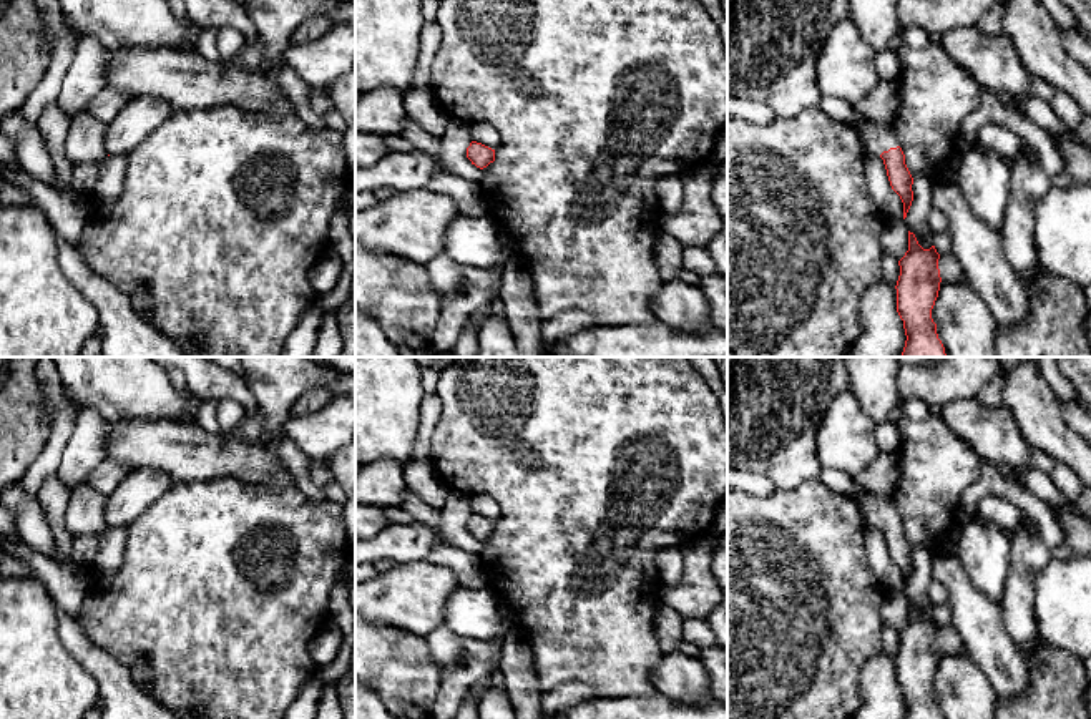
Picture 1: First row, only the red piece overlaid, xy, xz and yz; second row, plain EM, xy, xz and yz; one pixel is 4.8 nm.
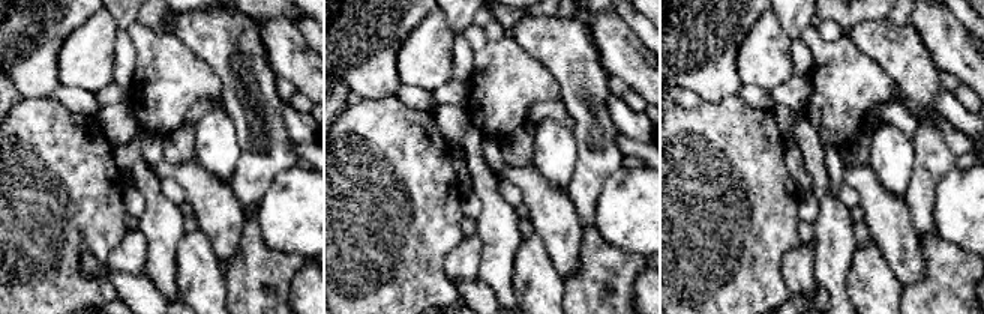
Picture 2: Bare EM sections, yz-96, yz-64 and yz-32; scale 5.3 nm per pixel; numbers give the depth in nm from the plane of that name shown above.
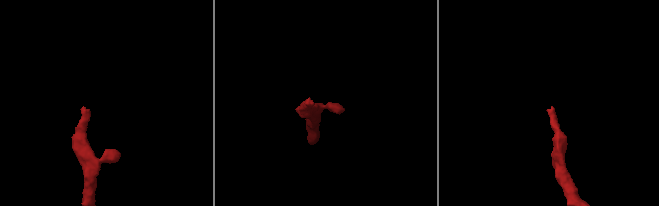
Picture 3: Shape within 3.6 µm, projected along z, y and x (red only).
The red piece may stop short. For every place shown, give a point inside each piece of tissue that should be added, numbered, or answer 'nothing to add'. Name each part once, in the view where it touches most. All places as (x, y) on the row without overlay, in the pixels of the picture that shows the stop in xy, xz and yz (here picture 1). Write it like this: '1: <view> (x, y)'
1: yz (875, 508)

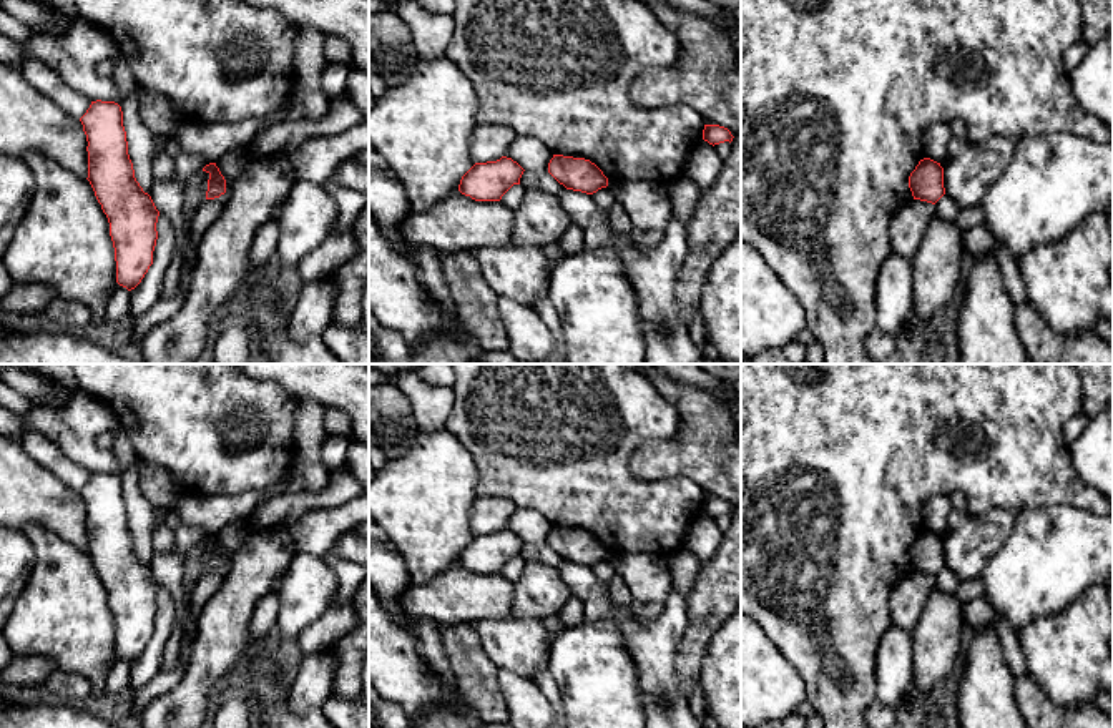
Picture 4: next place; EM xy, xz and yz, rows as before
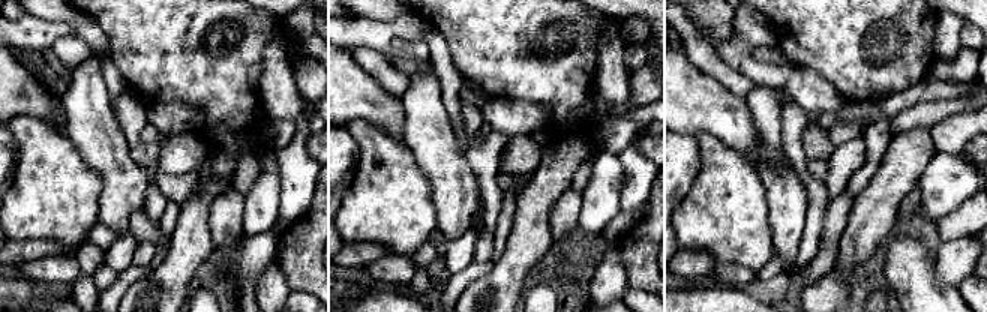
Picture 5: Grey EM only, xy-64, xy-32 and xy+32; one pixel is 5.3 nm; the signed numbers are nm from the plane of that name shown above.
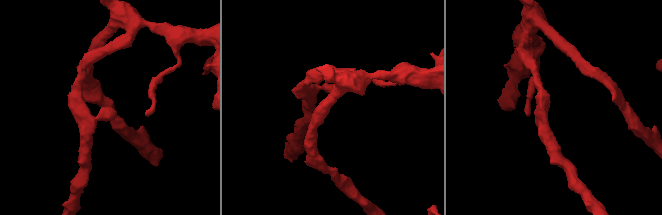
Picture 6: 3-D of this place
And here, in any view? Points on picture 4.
nothing to add

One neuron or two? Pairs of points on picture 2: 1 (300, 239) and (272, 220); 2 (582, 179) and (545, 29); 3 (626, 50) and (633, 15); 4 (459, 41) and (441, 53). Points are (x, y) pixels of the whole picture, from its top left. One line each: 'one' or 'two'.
1: one
2: one
3: two
4: two

